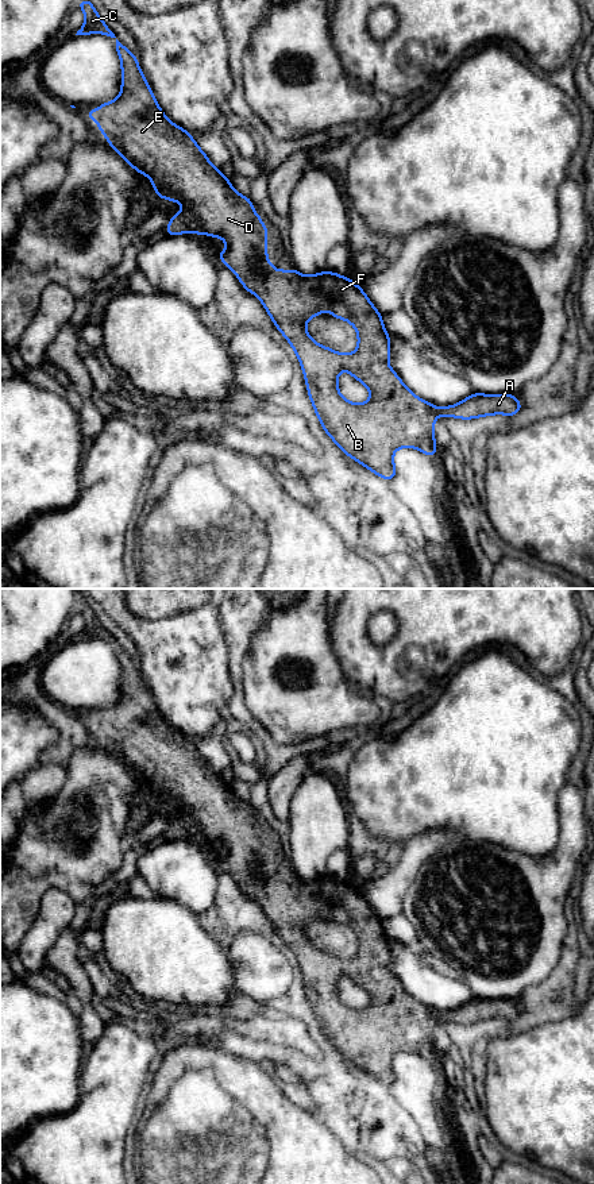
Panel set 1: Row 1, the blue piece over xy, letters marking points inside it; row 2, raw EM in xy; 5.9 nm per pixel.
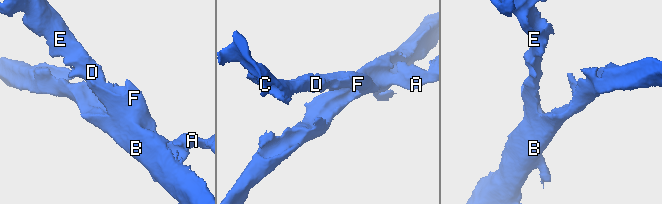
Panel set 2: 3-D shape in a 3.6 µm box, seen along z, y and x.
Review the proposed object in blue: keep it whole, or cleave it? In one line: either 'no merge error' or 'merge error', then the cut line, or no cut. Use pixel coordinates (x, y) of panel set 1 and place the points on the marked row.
no merge error | no cut

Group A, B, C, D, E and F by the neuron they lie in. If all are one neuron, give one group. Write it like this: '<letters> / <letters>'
A B C D E F

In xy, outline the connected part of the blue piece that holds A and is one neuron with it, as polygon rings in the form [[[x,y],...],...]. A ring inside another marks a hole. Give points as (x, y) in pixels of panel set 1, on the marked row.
[[[116,39],[116,51],[122,63],[122,92],[113,101],[99,105],[96,111],[85,111],[86,116],[94,120],[105,139],[136,171],[153,180],[154,192],[163,200],[181,203],[184,211],[174,213],[166,227],[169,236],[177,234],[202,234],[212,238],[220,236],[227,248],[216,257],[230,267],[238,277],[239,282],[247,292],[255,294],[263,304],[275,327],[286,338],[293,347],[308,389],[313,409],[319,416],[323,429],[339,446],[339,448],[375,473],[378,477],[392,481],[397,471],[394,467],[394,451],[397,448],[417,448],[424,455],[437,456],[436,441],[433,435],[435,420],[439,414],[456,419],[477,419],[490,414],[514,416],[520,412],[522,404],[513,394],[479,394],[472,393],[466,400],[452,405],[440,406],[439,409],[429,402],[414,396],[401,381],[401,378],[389,366],[390,336],[385,331],[382,316],[371,304],[364,290],[362,290],[348,277],[342,277],[332,271],[323,271],[313,275],[302,275],[296,269],[277,270],[267,259],[266,239],[269,231],[252,208],[248,197],[239,194],[230,180],[219,171],[198,147],[196,140],[188,131],[173,124],[159,108],[148,82],[146,81],[136,55],[134,55],[124,45]],[[328,311],[333,317],[346,320],[358,331],[358,348],[352,354],[340,354],[328,347],[317,344],[306,332],[305,324],[315,316]],[[340,371],[348,371],[355,379],[362,382],[371,393],[364,404],[354,404],[347,401],[338,389],[338,375]]]

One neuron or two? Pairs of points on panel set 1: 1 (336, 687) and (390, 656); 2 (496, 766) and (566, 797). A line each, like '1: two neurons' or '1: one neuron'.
1: two neurons
2: two neurons

